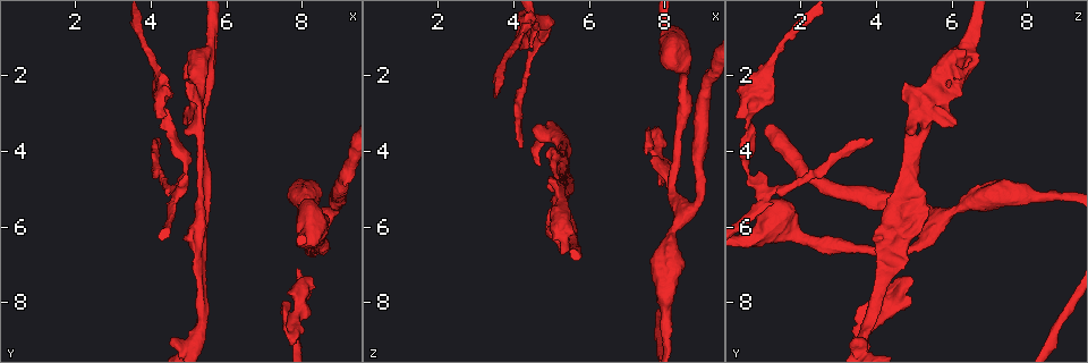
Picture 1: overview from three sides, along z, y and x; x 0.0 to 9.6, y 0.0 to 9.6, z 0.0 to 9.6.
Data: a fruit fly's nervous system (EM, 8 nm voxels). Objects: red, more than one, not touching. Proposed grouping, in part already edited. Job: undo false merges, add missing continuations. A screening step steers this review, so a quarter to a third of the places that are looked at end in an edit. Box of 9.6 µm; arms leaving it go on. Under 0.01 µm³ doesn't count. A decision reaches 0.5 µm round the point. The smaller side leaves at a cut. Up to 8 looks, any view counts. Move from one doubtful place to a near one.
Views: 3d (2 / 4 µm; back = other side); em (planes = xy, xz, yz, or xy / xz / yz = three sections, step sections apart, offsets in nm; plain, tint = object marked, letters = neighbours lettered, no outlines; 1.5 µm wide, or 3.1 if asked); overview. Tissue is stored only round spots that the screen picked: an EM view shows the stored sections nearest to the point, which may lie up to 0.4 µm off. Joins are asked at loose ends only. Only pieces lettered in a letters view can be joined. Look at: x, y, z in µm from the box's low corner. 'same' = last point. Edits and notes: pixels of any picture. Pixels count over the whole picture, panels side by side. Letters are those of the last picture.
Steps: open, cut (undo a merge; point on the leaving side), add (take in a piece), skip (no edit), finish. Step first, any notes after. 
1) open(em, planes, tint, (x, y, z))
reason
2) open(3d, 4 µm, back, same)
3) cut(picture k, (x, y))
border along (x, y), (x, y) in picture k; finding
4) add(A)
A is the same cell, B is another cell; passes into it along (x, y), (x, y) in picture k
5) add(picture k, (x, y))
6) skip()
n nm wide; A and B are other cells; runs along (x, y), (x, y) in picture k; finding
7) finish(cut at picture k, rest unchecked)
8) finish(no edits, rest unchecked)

open(3d, 2 µm, (4.70, 5.00, 1.10))
sharp bend

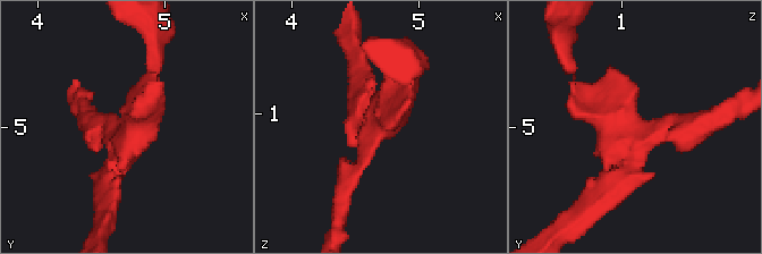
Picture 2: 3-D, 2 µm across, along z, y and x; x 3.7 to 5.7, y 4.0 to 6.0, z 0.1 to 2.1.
open(em, xz, step 8, tint, (4.72, 5.04, 1.08))
3 arms; need the tissue

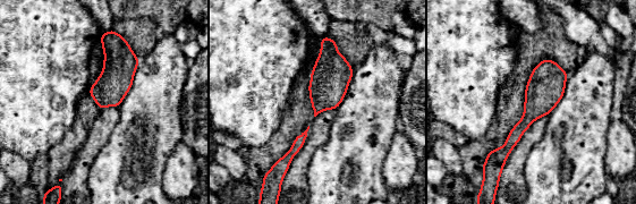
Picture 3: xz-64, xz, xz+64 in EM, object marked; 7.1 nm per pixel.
open(em, planes, letters, same)

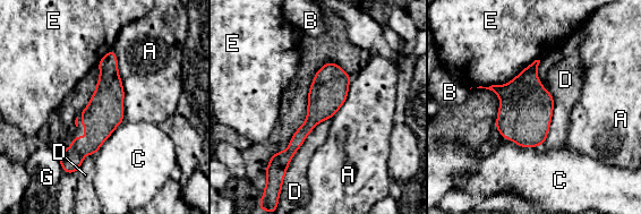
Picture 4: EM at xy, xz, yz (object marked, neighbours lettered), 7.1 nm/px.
skip()
260 nm wide; A, B, C, D, E and G are other cells; runs along (111, 53), (99, 130), (66, 164) in picture 4; all the same neuron

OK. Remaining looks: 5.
open(3d, 2 µm, back, (4.25, 3.75, 3.90))
tapers out

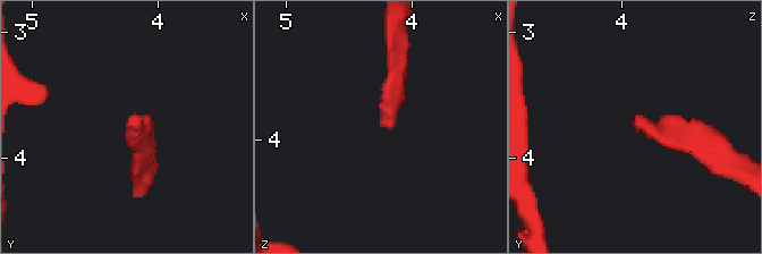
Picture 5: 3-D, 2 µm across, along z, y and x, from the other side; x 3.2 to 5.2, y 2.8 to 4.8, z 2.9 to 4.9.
open(em, xy, step 8, letters, (4.22, 3.70, 3.90))
shape alone is not enough

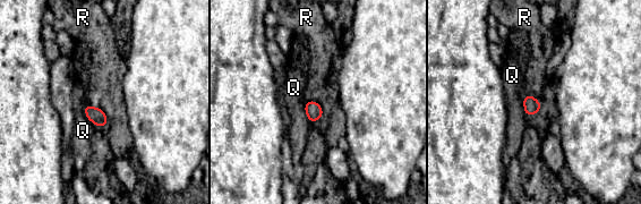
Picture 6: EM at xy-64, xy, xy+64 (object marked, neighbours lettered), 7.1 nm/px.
open(em, planes, letters, same)
cut it another way

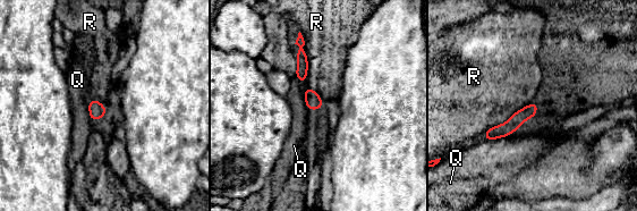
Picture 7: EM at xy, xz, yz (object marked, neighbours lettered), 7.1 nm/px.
skip()
Q and R are other cells; no lettered piece goes on from it

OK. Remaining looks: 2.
open(em, yz, step 4, letters, (5.20, 6.90, 3.95))
an open end

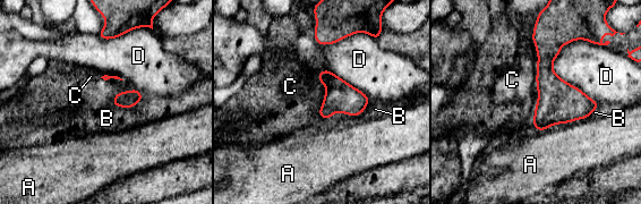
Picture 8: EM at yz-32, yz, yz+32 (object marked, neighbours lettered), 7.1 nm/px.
skip()
A, B, C and D are other cells; runs along (548, 10), (546, 115), (538, 127) in picture 8; none of them fits

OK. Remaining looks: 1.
finish(no edits, rest unchecked)

